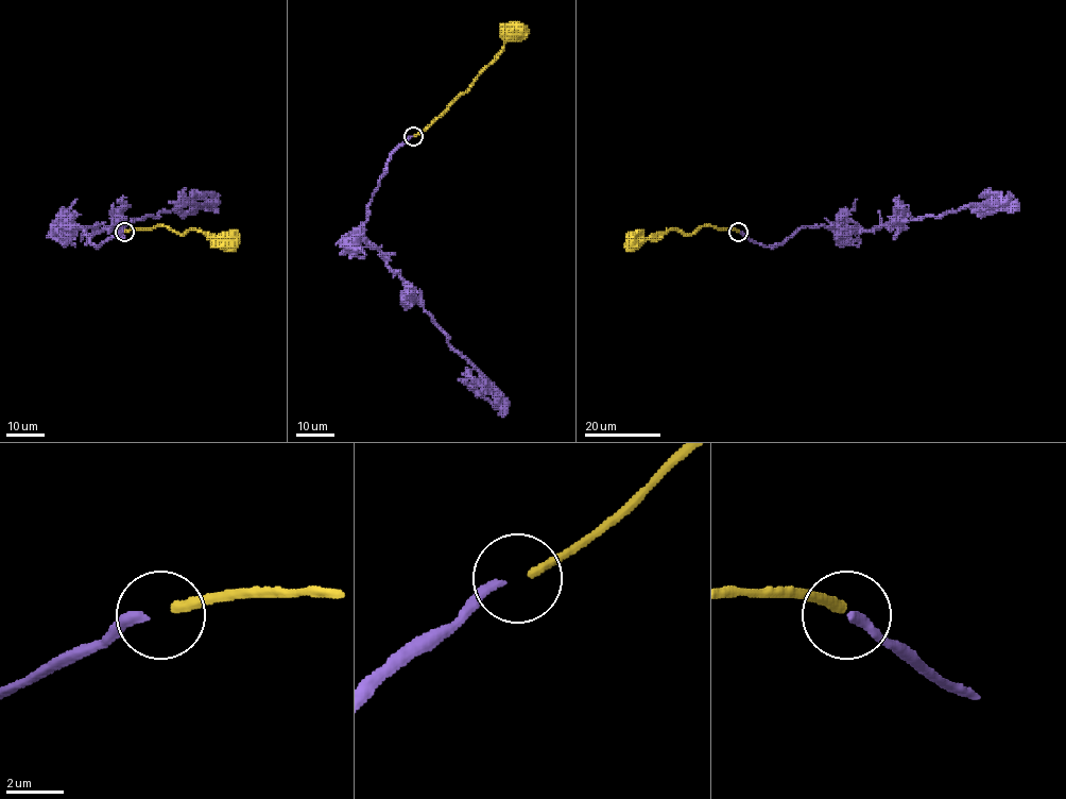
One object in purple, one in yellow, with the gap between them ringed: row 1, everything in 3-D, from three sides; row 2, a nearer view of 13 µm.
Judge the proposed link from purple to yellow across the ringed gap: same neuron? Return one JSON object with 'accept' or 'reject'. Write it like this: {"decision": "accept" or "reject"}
{"decision": "accept"}

